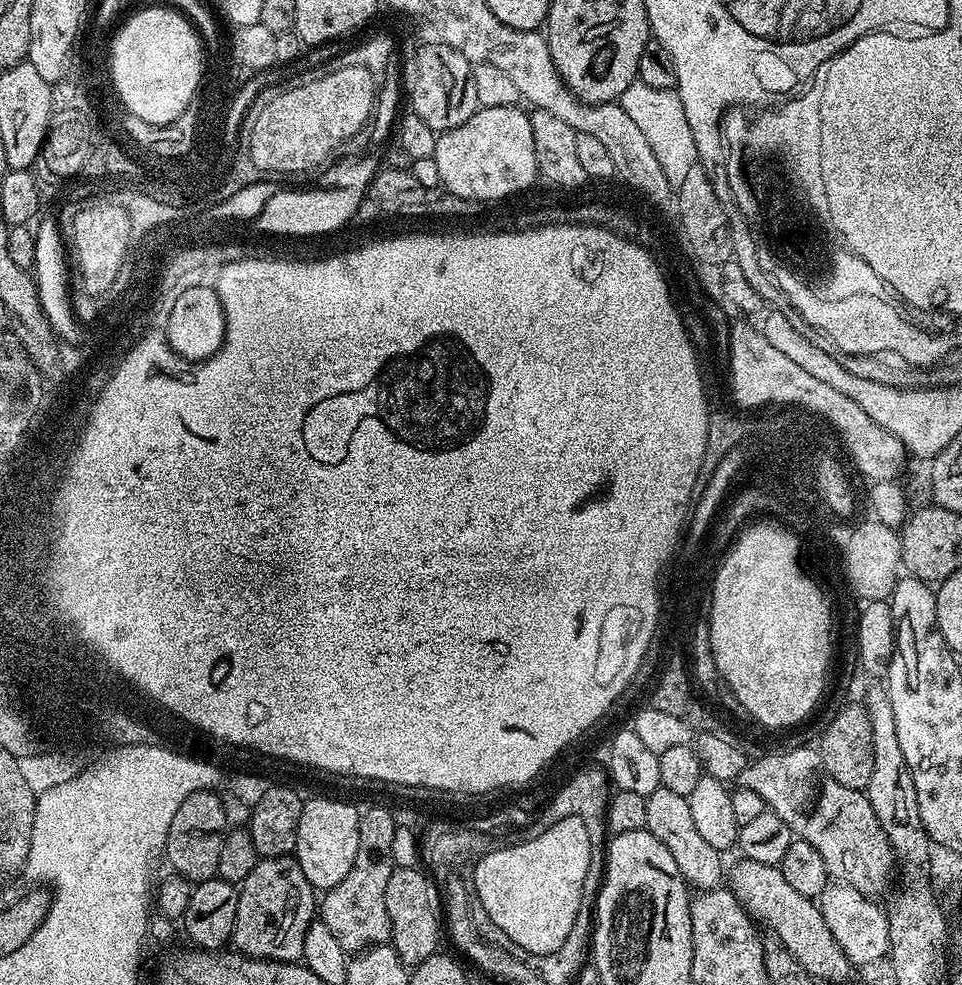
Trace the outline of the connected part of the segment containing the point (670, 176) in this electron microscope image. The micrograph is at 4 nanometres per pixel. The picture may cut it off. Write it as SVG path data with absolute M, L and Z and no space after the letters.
M644 83L630 85L620 96L618 103L624 107L626 114L642 130L646 142L650 142L650 150L654 150L654 158L658 158L658 166L662 166L662 174L666 174L666 182L672 189L678 189L686 179L690 166L698 163L694 136L690 134L690 122L686 122L686 112L682 110L679 94L671 89L655 89Z

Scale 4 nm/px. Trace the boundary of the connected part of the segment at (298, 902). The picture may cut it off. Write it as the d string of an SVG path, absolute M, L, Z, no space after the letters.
M292 856L257 859L244 883L238 888L238 914L234 918L231 947L253 960L296 962L304 955L306 930L318 912L318 896L306 882L302 866Z

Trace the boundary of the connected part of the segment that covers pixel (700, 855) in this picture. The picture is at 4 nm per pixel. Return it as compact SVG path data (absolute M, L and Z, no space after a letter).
M661 787L654 790L654 794L646 797L646 830L654 834L654 838L658 838L662 846L666 846L666 850L670 850L685 884L702 892L721 887L726 876L725 857L701 837L690 815L688 797Z

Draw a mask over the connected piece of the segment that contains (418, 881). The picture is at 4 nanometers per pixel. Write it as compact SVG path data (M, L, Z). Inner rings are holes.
M393 867L390 882L386 882L386 914L390 914L392 939L400 960L406 966L421 964L430 958L441 947L442 936L442 907L440 891L435 879L427 871L420 872L419 867Z

